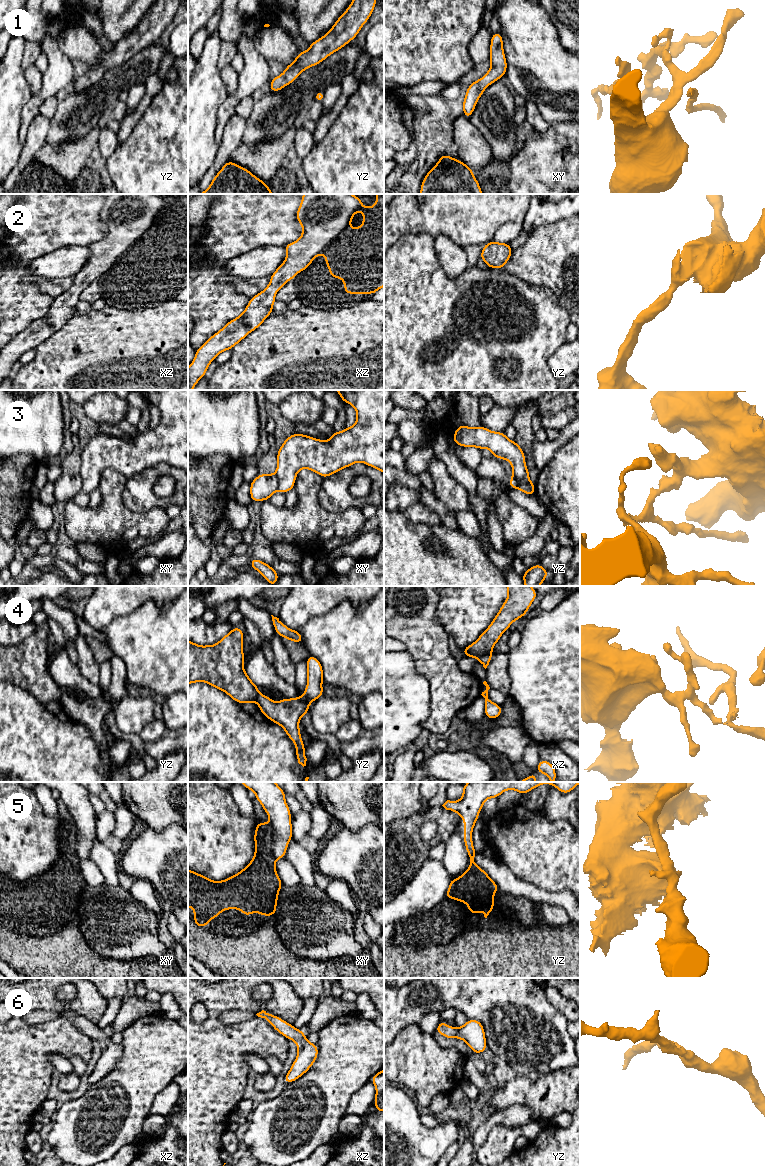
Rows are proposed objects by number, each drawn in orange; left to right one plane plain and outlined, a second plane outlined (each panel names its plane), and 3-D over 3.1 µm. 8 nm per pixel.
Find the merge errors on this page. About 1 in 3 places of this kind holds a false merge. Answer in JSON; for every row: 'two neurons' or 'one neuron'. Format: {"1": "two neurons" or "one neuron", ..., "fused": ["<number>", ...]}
{"1": "one neuron", "2": "one neuron", "3": "two neurons", "4": "two neurons", "5": "two neurons", "6": "one neuron", "fused": ["3", "4", "5"]}

